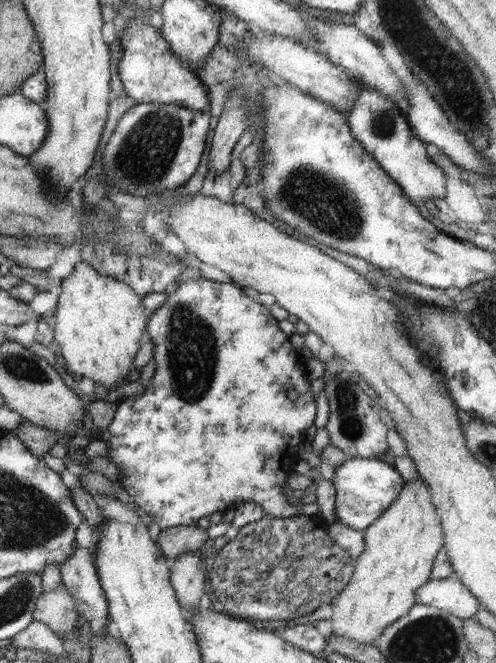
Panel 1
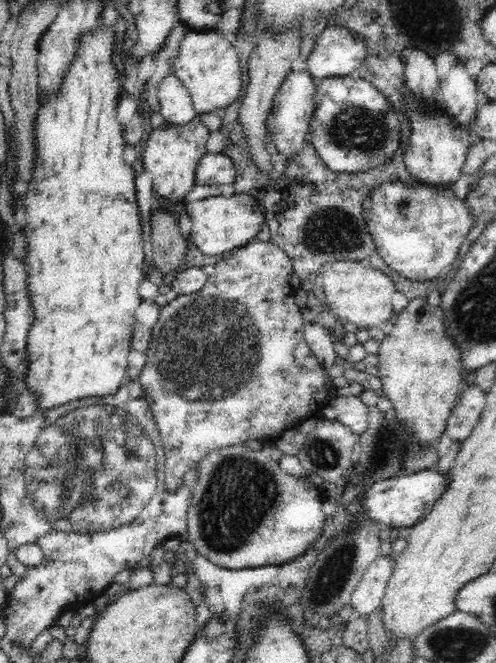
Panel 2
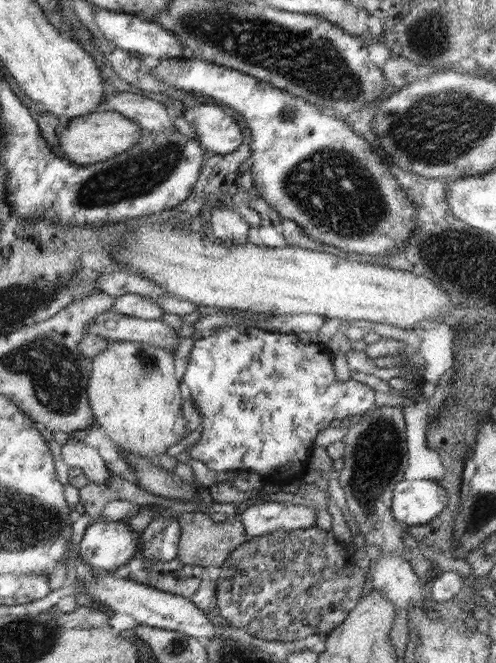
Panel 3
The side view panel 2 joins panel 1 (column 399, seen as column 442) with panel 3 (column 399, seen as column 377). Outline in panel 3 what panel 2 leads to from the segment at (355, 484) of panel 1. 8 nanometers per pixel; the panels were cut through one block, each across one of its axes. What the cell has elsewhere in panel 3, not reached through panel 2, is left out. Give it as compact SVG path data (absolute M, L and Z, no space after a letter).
M405 480L396 483L392 494L392 517L408 526L428 524L449 502L446 489L430 480Z

